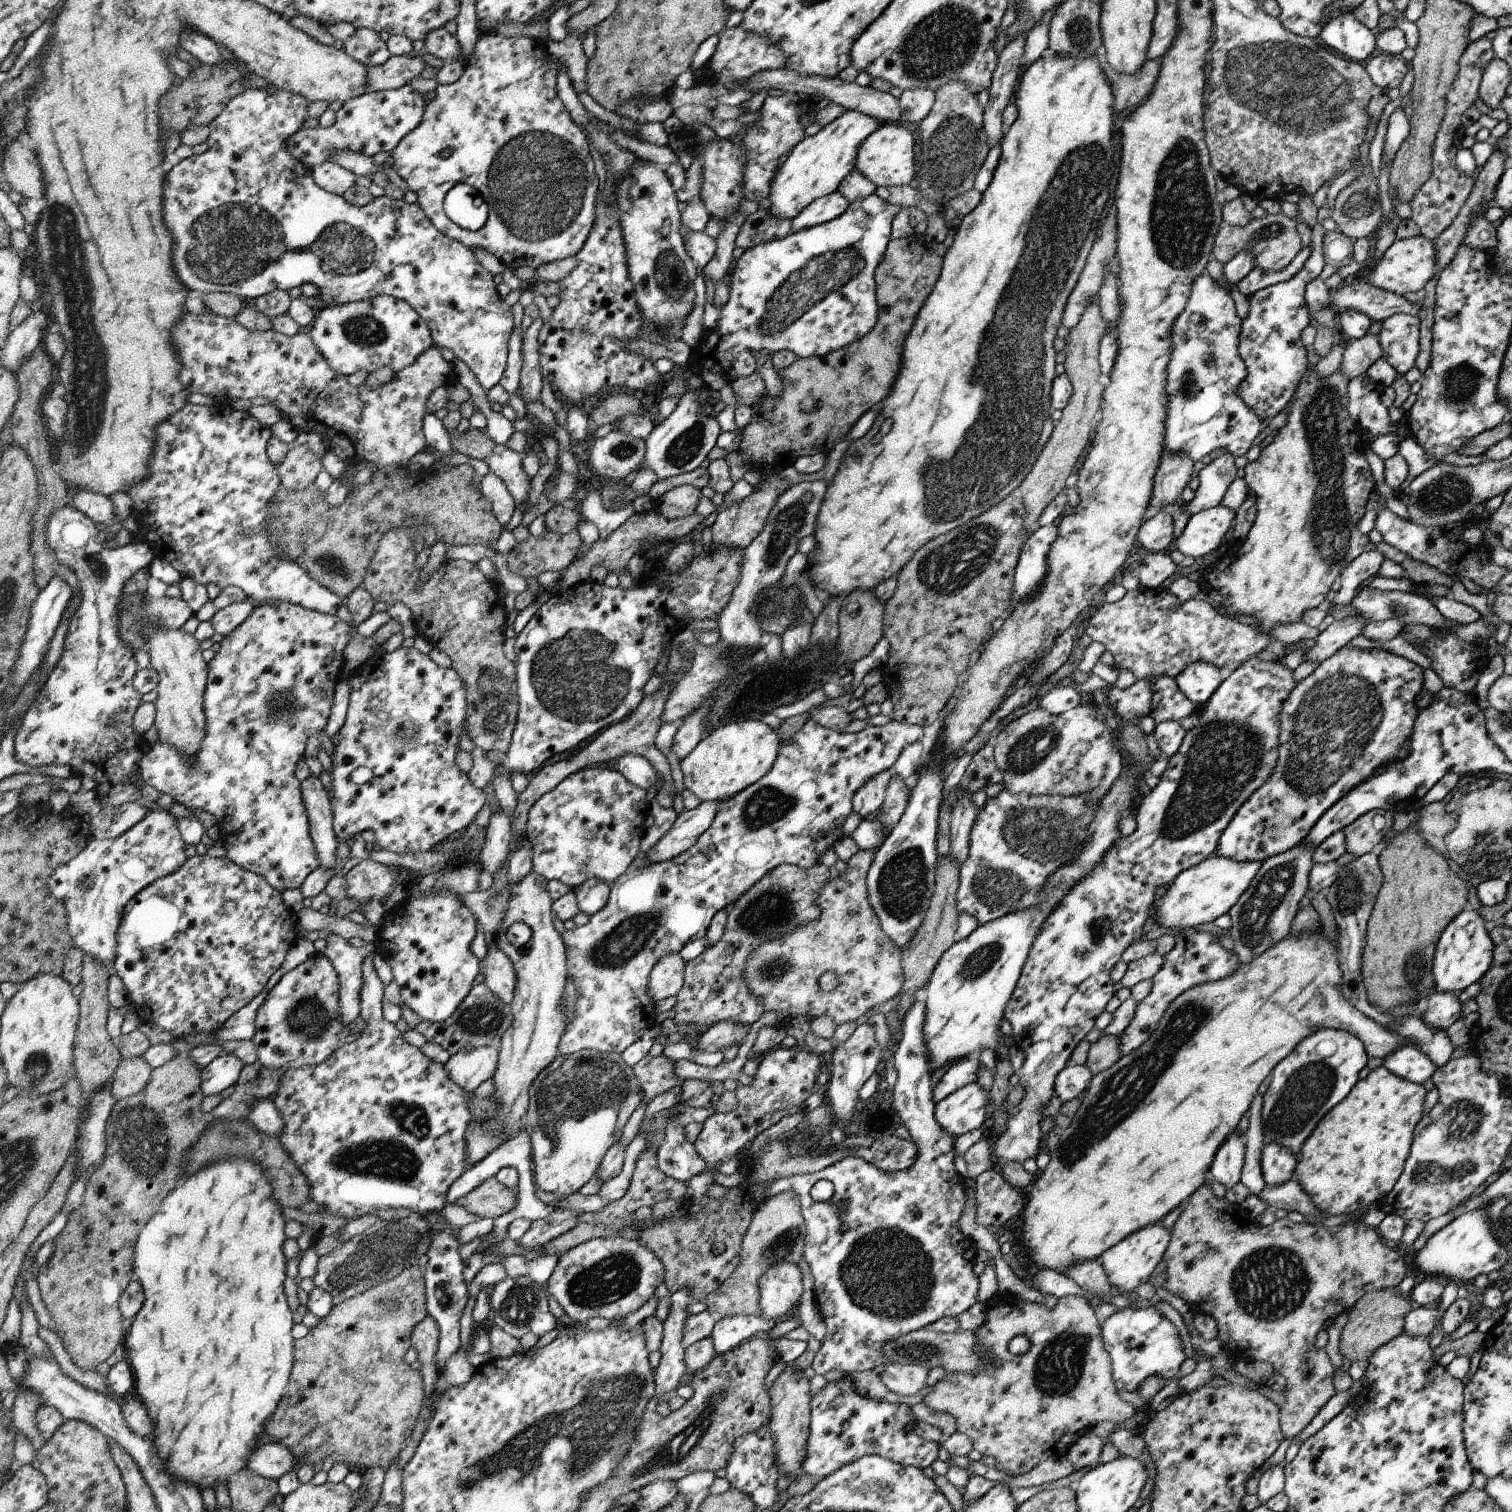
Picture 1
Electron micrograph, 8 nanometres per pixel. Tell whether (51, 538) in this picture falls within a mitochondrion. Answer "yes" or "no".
no

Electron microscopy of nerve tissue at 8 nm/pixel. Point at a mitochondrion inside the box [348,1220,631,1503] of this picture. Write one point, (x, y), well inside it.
(519, 1454)

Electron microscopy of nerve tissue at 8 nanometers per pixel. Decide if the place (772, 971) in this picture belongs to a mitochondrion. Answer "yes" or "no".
yes

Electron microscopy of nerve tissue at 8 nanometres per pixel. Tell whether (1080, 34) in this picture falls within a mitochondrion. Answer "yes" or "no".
yes

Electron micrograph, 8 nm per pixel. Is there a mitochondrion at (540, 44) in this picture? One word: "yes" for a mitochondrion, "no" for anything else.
no

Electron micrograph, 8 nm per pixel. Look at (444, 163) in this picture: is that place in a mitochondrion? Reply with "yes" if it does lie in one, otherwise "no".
no

